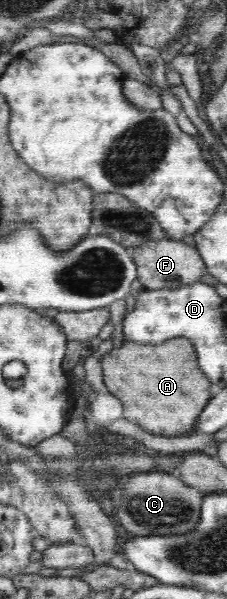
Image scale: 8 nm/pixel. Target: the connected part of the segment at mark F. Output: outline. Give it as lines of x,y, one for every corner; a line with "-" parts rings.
170,238
156,241
146,240
140,246
128,247
128,250
133,256
134,263
137,264
138,279
144,289
154,291
180,289
186,285
201,282
203,274
208,272
196,247
185,244
182,240

